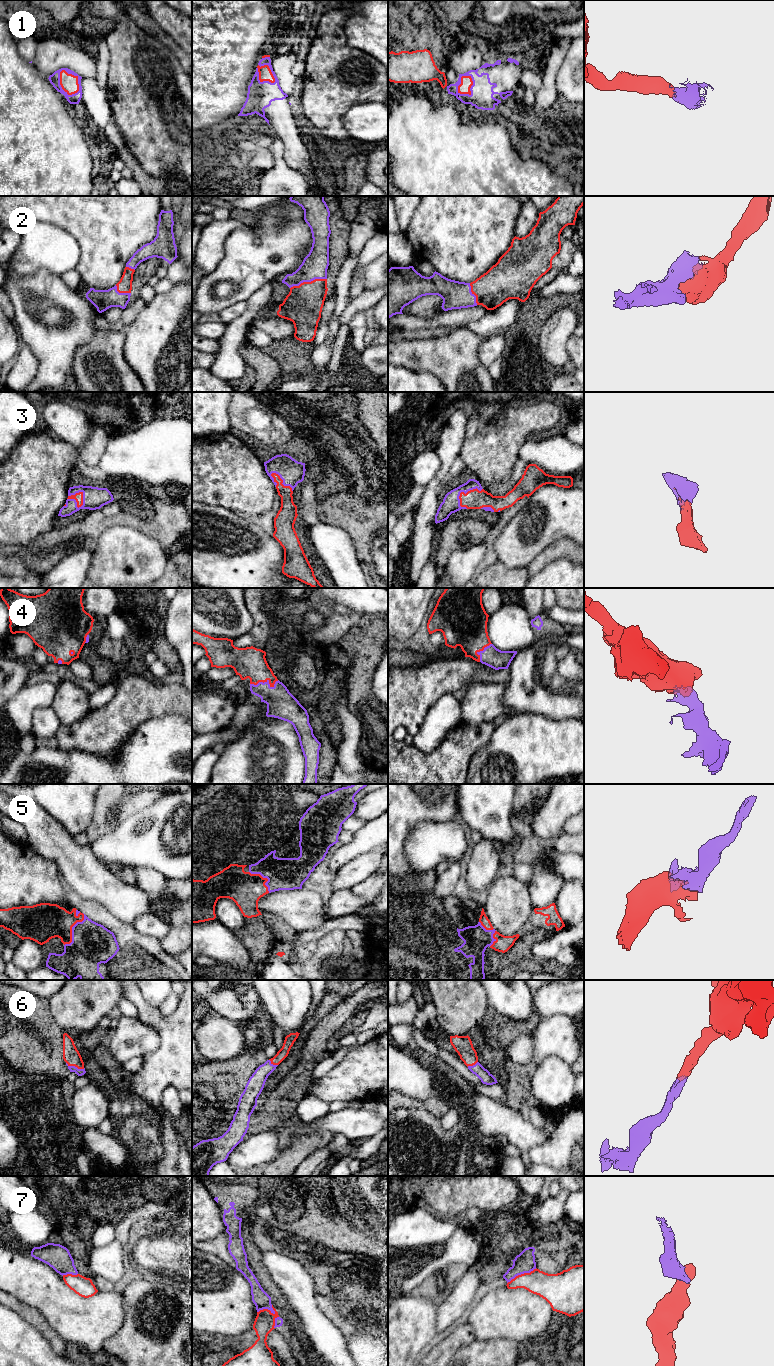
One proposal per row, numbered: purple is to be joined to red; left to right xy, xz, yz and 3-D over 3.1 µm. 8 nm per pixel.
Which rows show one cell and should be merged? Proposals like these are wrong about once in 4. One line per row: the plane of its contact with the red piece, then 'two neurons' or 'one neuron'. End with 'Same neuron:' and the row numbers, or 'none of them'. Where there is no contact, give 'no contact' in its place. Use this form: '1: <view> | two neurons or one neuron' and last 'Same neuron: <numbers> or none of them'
1: xy | one neuron
2: xz | one neuron
3: xy | one neuron
4: xz | one neuron
5: xy | one neuron
6: xy | one neuron
7: yz | two neurons
Same neuron: 1, 2, 3, 4, 5, 6

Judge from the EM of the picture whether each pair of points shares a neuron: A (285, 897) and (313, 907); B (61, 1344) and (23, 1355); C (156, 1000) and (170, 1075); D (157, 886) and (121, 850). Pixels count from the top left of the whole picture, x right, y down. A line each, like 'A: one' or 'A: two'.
A: one
B: two
C: two
D: two

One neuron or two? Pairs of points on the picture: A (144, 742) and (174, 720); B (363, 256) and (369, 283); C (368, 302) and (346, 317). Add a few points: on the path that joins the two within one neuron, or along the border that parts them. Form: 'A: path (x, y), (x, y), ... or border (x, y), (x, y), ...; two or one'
A: path (151, 742), (167, 727); one
B: border (377, 257), (362, 269), (363, 288); two
C: path (363, 302), (351, 312); one

